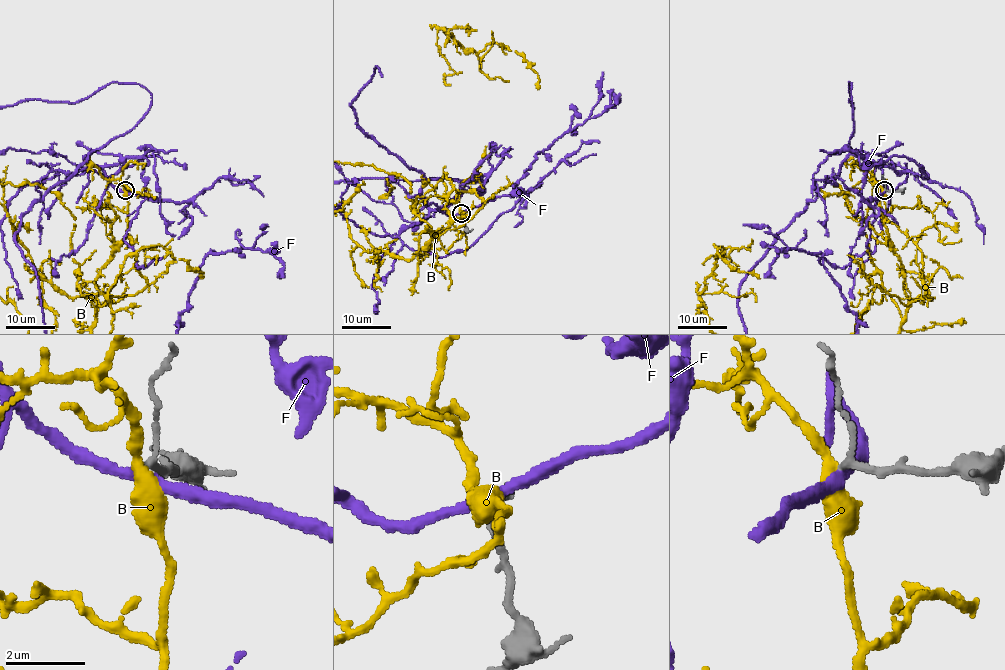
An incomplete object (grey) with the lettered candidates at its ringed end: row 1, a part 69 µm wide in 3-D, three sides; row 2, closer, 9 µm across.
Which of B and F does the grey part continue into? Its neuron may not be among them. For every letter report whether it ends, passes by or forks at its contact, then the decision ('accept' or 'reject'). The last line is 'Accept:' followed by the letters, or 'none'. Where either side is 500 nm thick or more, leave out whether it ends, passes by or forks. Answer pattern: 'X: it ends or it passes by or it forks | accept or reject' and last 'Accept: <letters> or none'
B: it passes by | reject
F: it passes by | accept
Accept: F

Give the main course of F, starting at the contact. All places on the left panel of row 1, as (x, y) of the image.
F: (124, 190), (86, 157), (148, 110), (152, 95), (138, 83), (109, 82), (75, 102), (20, 100)

